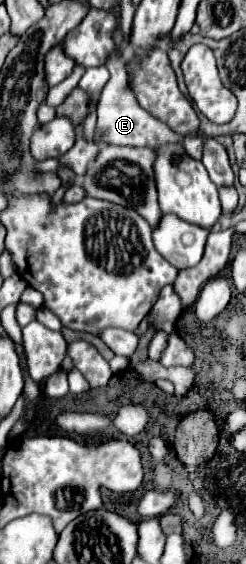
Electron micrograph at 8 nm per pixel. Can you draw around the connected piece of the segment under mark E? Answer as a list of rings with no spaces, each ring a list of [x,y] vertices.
[[[116,50],[110,54],[110,60],[106,62],[106,68],[110,72],[110,80],[104,86],[104,92],[100,94],[98,102],[98,132],[102,132],[104,146],[148,146],[148,148],[158,148],[162,144],[174,144],[174,142],[184,142],[184,136],[176,134],[170,130],[164,122],[152,118],[140,104],[136,102],[132,90],[128,88],[128,76],[126,76],[126,58],[118,56]]]

